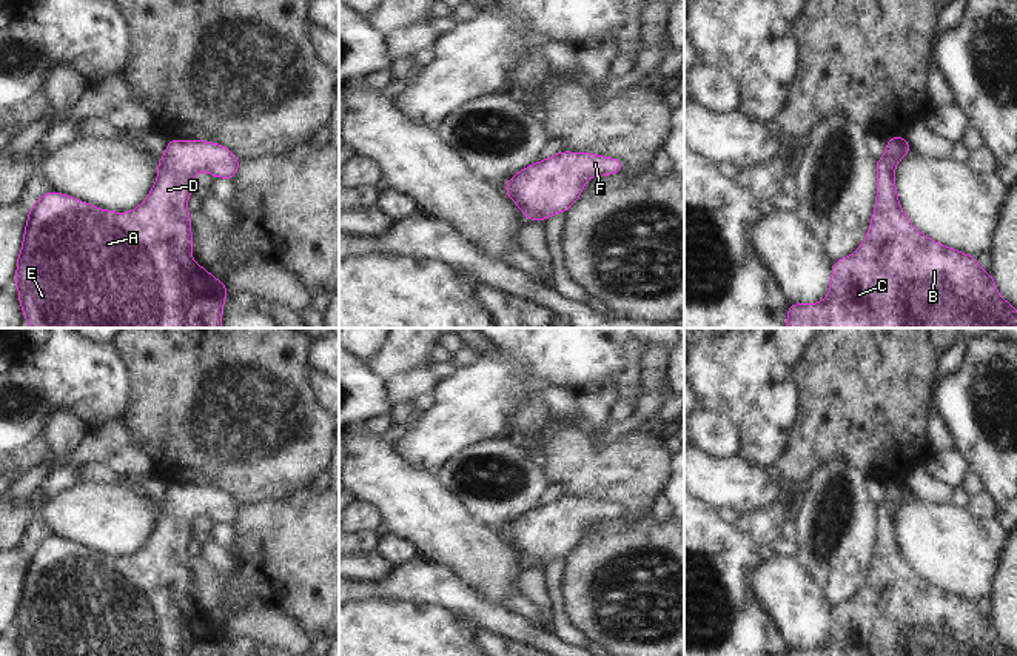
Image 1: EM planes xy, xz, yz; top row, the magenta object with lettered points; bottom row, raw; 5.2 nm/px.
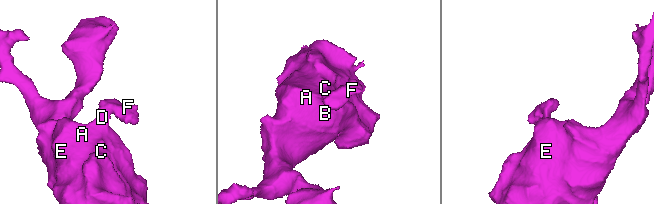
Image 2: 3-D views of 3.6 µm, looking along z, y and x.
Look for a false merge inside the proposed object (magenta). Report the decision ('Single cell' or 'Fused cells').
Single cell

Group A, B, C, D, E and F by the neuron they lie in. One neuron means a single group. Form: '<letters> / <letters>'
A B C D E F

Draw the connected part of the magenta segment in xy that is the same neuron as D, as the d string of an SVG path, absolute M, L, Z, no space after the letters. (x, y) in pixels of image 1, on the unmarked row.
M168 485L165 502L157 505L157 527L148 542L133 556L119 559L103 556L86 547L80 547L62 537L48 536L35 550L29 553L29 562L23 579L23 591L17 604L15 631L20 636L18 647L23 656L222 656L225 641L231 639L222 625L214 624L203 611L196 610L191 604L191 568L186 544L193 533L191 520L197 516L206 516L213 522L234 525L240 505L225 491L203 485Z

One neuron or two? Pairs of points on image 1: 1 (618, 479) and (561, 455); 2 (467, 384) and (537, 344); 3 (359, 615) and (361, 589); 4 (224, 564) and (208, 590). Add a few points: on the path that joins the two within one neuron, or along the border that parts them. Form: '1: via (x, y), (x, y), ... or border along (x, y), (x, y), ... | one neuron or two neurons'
1: via (604, 473), (586, 473), (575, 464) | one neuron
2: border along (492, 345), (509, 348), (524, 365), (546, 378) | two neurons
3: border along (398, 599), (362, 598), (355, 601) | two neurons
4: border along (202, 556), (224, 579), (224, 602), (218, 609) | two neurons

